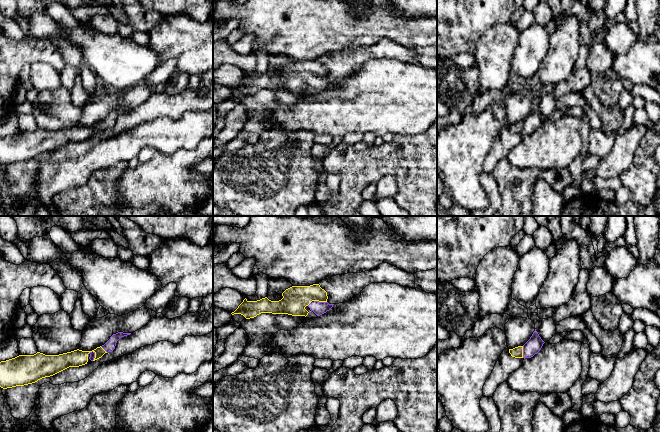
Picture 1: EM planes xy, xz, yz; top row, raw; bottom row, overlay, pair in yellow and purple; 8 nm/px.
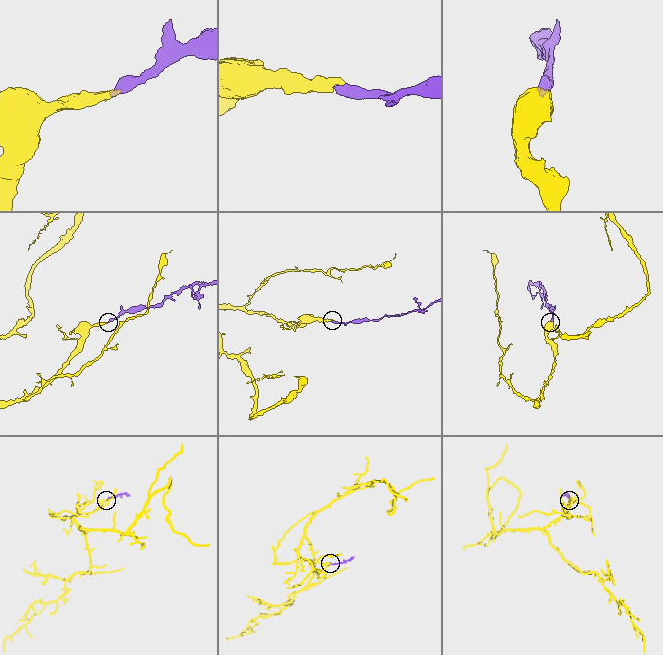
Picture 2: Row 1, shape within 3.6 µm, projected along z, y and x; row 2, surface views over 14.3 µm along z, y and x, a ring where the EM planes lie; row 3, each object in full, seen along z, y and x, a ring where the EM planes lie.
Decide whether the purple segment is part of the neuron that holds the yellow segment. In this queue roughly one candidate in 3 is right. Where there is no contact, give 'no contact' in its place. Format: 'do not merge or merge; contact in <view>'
merge; contact in xz

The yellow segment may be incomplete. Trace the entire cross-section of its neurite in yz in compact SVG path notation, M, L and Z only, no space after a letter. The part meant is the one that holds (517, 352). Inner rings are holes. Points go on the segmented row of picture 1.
M535 329L530 339L523 346L509 349L509 353L515 358L531 358L540 351L544 343Z

